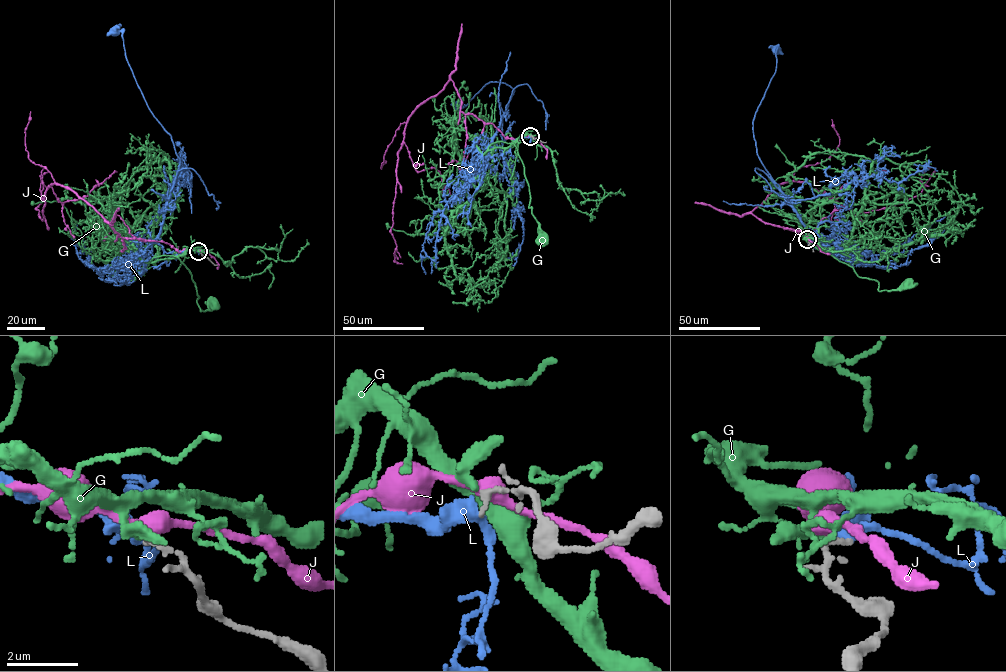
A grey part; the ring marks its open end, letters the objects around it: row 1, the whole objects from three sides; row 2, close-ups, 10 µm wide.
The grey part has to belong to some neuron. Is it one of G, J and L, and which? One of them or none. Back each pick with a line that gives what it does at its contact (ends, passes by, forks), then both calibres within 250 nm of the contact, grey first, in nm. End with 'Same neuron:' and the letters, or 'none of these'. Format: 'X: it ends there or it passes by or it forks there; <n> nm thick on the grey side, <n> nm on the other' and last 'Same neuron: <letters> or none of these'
G: it passes by; 180 nm thick on the grey side, 220 nm on the other
Same neuron: G

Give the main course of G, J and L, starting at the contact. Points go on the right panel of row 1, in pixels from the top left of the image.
G: (807, 239), (819, 250), (850, 265), (859, 277), (875, 279), (878, 291), (898, 289), (908, 282)
J: (807, 239), (751, 213), (794, 181), (817, 183), (857, 212), (888, 208), (918, 195), (930, 167)
L: (808, 239), (820, 240), (804, 224), (763, 164), (754, 138), (753, 120), (775, 71), (778, 48)

